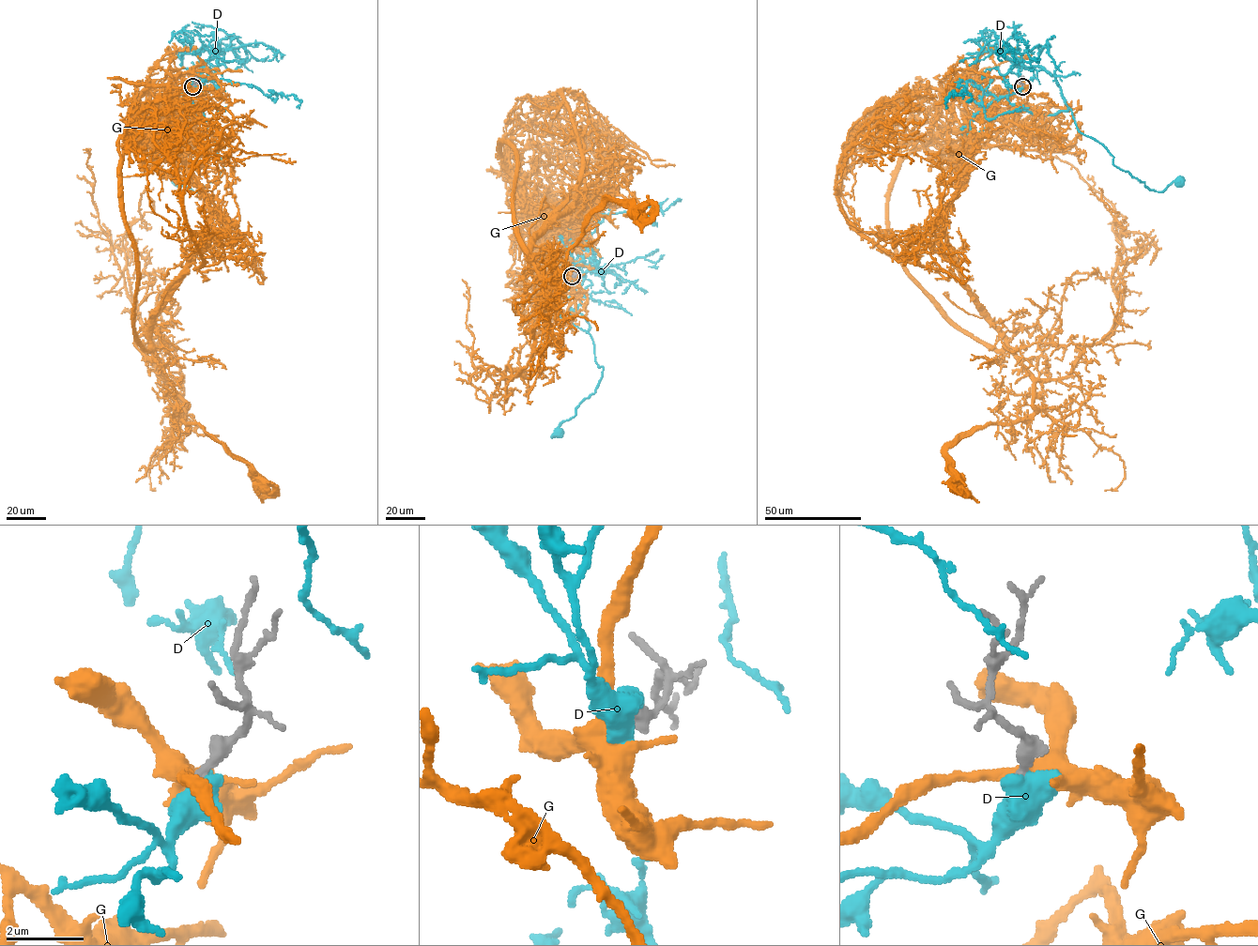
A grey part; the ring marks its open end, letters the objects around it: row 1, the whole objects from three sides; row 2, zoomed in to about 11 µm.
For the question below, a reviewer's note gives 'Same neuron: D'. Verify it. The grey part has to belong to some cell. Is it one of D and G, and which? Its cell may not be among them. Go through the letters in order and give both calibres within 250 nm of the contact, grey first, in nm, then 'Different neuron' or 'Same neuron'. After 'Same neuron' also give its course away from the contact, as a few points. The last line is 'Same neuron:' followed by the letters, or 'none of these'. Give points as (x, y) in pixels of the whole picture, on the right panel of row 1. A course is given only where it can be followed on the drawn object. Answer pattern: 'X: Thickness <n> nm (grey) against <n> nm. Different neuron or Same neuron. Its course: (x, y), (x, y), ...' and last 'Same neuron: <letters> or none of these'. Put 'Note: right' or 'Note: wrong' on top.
Note: wrong
D: Thickness 360 nm (grey) against 800 nm. Different neuron
G: Thickness 280 nm (grey) against 340 nm. Different neuron
Same neuron: none of these

